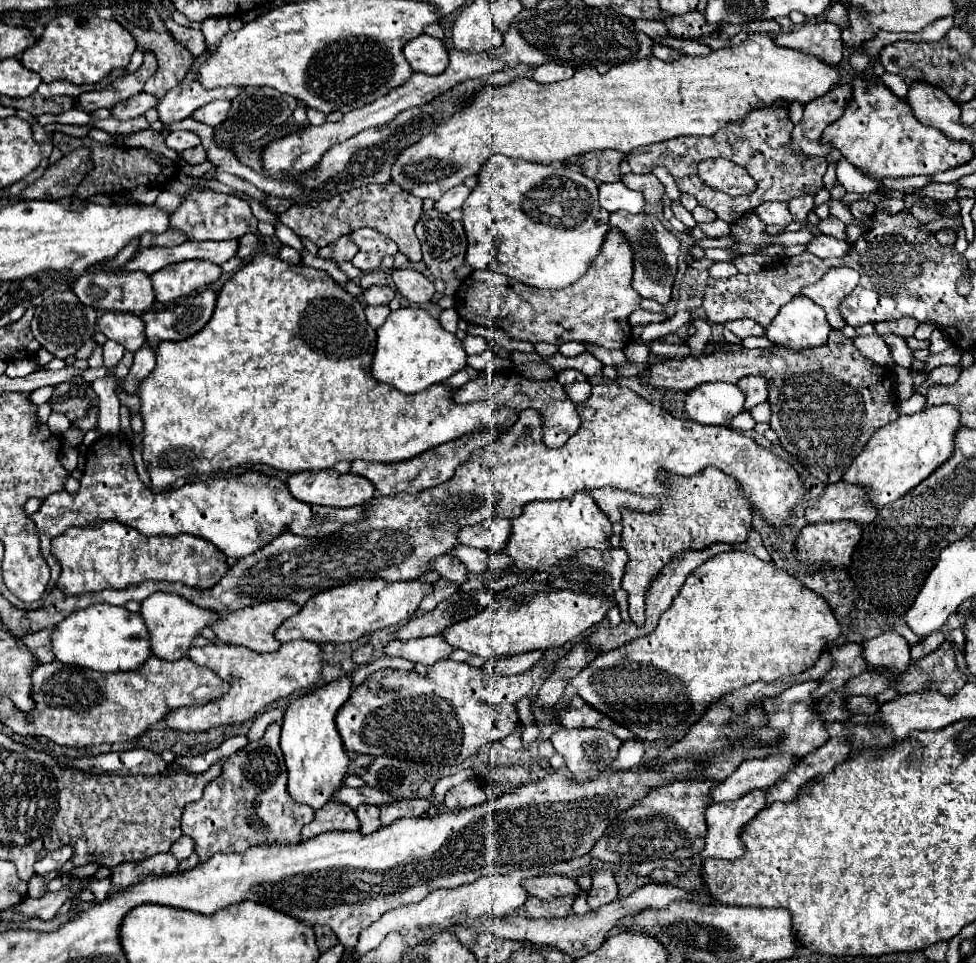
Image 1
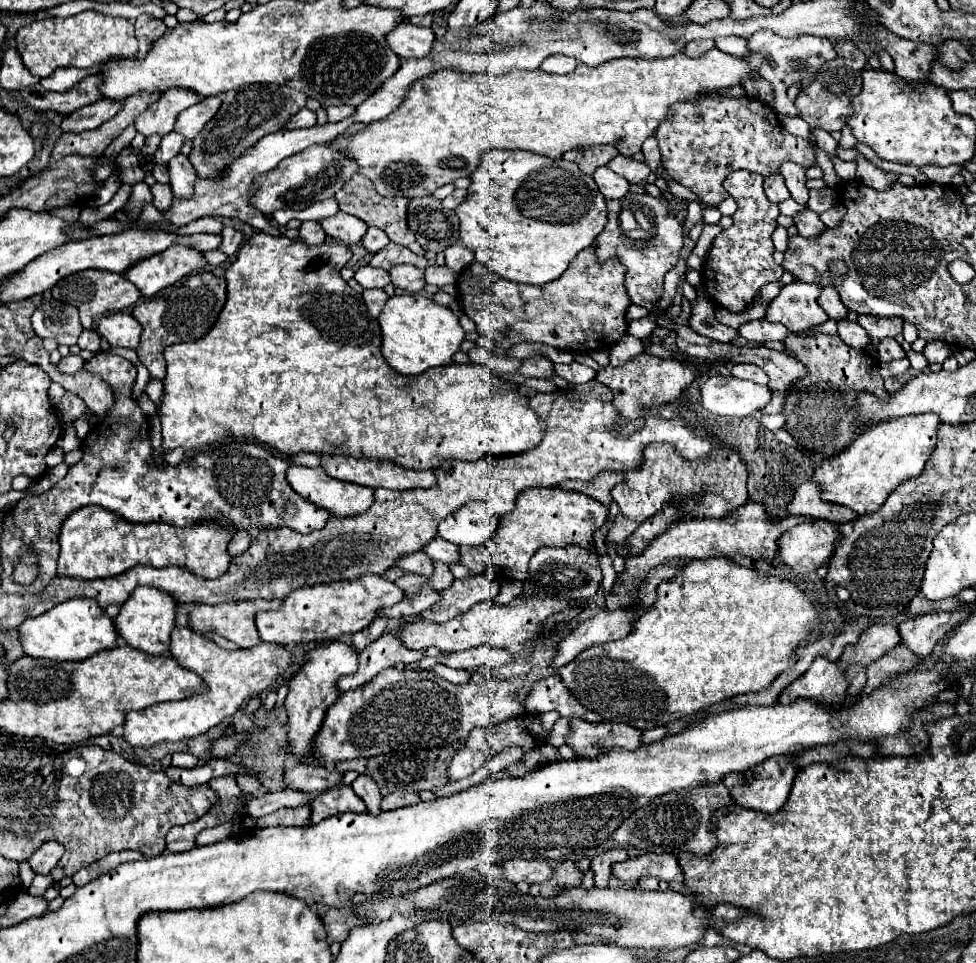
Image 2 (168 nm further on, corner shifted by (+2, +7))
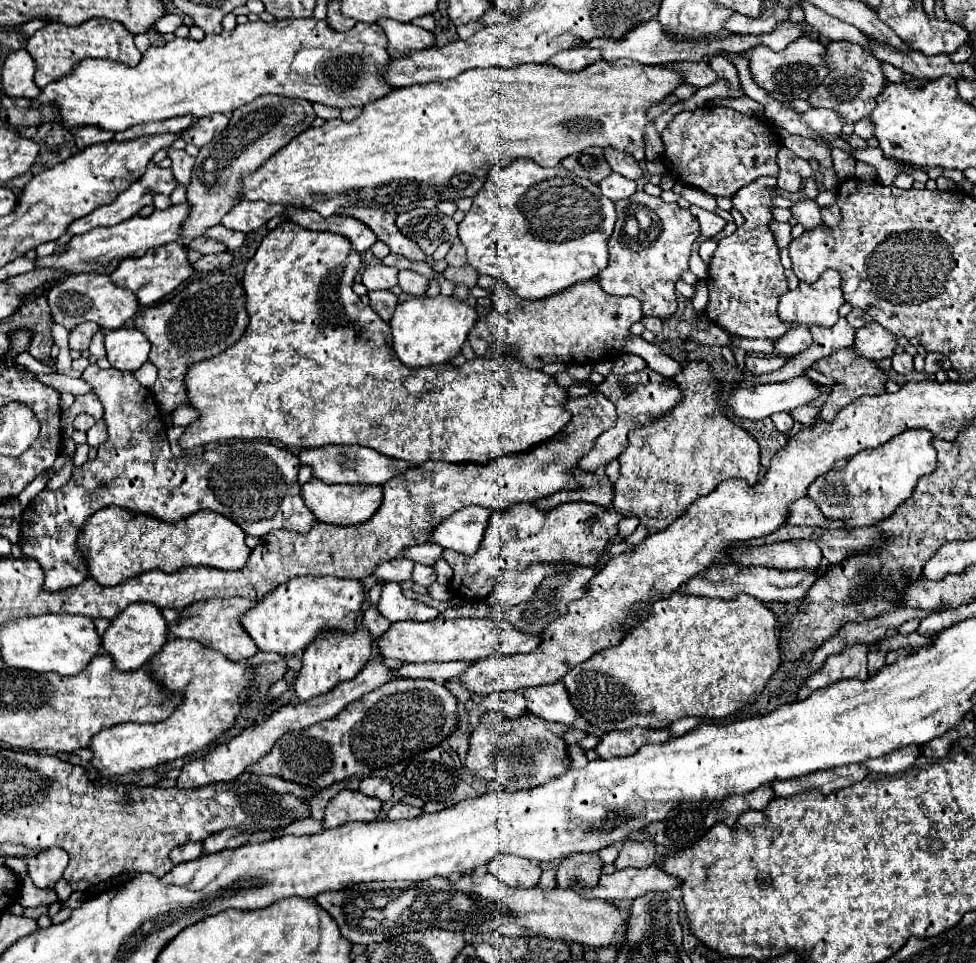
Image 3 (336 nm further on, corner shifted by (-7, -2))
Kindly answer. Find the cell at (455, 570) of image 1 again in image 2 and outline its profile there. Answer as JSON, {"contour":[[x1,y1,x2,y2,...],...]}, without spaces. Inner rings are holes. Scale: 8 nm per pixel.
{"contour":[[416,552,416,554,406,554,396,562,398,568,412,572,412,574,424,574,430,576,434,570,434,562,426,552]]}

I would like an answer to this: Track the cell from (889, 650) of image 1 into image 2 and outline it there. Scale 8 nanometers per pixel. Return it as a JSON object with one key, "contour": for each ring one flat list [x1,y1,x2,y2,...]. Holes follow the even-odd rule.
{"contour":[[924,614,918,616,916,620,906,620,898,624,898,634,902,638,902,644,910,648,916,656,926,658,936,642,944,636,944,632,950,630,952,614],[940,616,940,618,938,618]]}

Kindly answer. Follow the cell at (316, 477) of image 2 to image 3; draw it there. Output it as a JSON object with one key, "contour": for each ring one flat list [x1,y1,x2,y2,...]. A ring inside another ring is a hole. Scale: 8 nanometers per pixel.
{"contour":[[311,479,301,487,301,497,317,521,331,525,355,525,373,517,383,501,383,487,353,487,353,485,327,485,319,479]]}

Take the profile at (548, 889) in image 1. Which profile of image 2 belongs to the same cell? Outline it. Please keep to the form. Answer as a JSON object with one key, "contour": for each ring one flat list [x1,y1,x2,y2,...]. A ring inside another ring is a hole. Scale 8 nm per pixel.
{"contour":[[514,858,514,860,502,862,500,866,506,870,506,878,514,884,522,880,528,884,542,884,542,882,548,882,548,878,552,878,554,874,554,868,546,860]]}

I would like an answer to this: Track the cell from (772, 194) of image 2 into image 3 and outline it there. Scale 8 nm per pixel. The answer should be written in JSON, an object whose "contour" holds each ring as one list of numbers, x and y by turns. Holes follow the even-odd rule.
{"contour":[[779,171,779,175,777,175,777,185,781,187,781,189,785,189,785,191,797,191,799,189,799,185,801,185,801,175,797,175,797,173,793,173,793,171]]}

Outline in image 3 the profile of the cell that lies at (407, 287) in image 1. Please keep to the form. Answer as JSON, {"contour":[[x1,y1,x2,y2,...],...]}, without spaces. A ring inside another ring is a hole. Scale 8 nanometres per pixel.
{"contour":[[399,271,399,287,413,297,423,297,429,287,429,279,413,271]]}

